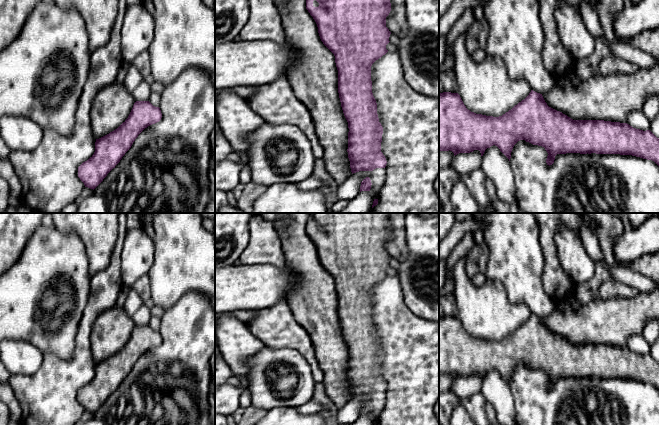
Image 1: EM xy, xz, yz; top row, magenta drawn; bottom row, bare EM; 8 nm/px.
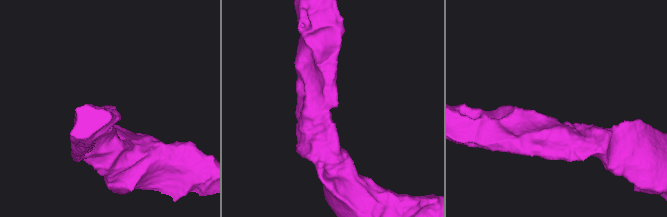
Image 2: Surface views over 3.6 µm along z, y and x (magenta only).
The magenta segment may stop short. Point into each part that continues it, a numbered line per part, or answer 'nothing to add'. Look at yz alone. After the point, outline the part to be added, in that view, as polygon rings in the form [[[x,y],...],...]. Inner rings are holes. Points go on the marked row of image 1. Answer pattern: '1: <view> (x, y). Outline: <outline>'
1: yz (611, 98). Outline: [[[659,59],[658,64],[650,69],[639,68],[630,74],[595,75],[583,81],[579,87],[553,87],[542,94],[549,107],[573,120],[604,120],[620,123],[627,123],[631,111],[643,111],[645,101],[650,95],[659,95]]]

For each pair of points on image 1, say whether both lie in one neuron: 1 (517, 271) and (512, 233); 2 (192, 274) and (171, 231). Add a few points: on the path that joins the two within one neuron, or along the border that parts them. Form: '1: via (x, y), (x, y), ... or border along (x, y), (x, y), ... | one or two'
1: via (517, 262), (513, 242) | one
2: via (192, 263), (186, 256), (181, 242) | one

